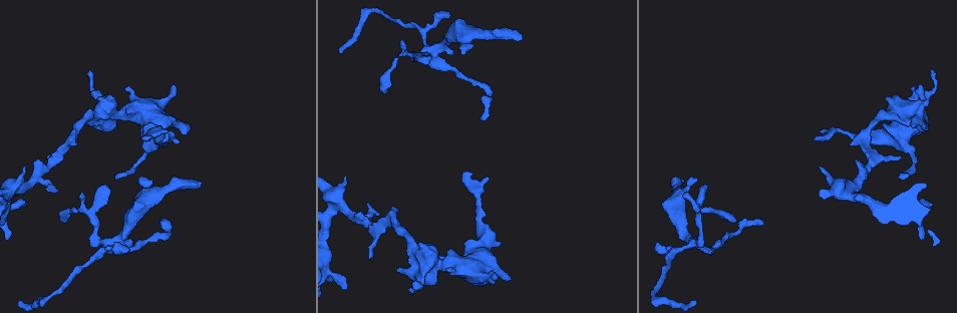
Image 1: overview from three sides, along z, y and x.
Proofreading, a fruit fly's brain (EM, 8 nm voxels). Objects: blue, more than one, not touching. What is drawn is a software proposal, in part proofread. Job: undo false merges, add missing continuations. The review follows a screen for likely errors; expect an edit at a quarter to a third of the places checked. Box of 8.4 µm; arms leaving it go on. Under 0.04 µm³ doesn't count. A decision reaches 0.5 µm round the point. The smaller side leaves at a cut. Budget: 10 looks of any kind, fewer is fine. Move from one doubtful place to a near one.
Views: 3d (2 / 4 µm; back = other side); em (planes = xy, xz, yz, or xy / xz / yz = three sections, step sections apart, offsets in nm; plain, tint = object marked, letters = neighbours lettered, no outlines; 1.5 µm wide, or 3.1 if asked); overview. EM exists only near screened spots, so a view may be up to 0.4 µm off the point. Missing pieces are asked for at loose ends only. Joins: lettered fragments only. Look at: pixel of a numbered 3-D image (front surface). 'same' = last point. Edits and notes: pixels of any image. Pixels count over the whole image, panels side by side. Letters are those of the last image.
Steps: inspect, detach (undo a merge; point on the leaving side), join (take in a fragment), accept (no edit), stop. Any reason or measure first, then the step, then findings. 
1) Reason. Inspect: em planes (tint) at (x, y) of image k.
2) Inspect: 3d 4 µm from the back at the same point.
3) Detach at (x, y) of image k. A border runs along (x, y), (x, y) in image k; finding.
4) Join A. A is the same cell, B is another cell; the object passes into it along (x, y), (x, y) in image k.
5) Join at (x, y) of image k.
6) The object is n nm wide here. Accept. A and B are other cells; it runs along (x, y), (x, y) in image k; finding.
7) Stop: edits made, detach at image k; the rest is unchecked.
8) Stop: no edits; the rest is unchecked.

An open end. Inspect: em planes (letters) at (398, 268) of image 1.

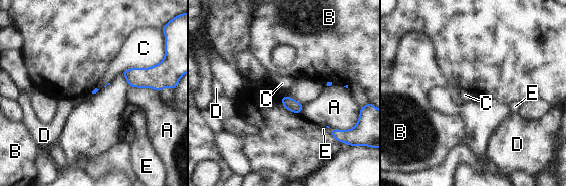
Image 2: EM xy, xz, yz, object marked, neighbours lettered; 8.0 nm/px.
Accept. A, B, C, D and E are other cells; a border runs along (155, 64), (127, 68), (121, 73) in image 2; no lettered fragment goes on from it.

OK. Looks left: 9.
Sharp bend. Inspect: em xz step 8 (tint) at (847, 191) of image 1.

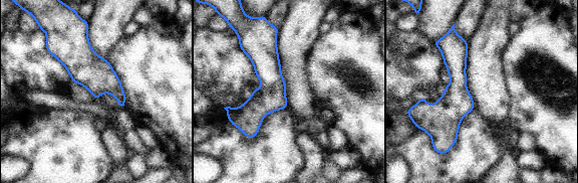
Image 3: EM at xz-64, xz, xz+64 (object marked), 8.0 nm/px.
Inspect: em planes (letters) at the same point.

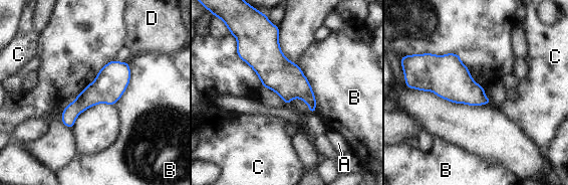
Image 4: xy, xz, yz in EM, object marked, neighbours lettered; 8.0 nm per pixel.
The object is 260 nm wide here; the longest contact is with B, 420 nm. Accept. A, B, C and D are other cells; continuous, no second cell.

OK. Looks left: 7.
An open end. Inspect: 3d 2 µm from the back at (346, 288) of image 1.

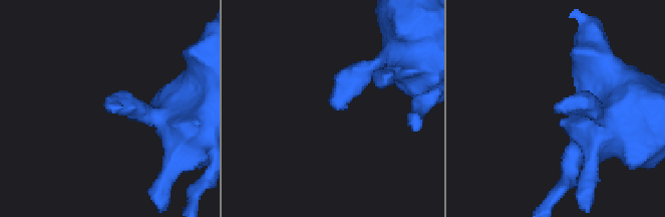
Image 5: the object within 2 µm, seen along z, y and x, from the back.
Shape alone is not enough. Inspect: em planes (letters) at (557, 102) of image 5.

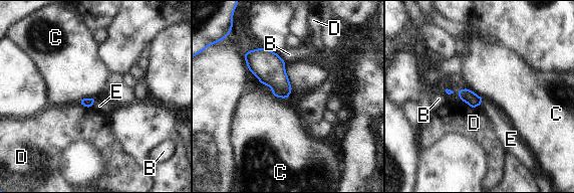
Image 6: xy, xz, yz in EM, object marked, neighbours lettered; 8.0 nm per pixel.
The longest contact is with C, 140 nm. Accept. B, C, D and E are other cells; a border runs along (94, 97), (78, 101) in image 6; no lettered fragment goes on from it.

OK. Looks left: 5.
Free end. Inspect: em planes (letters) at (681, 180) of image 1.

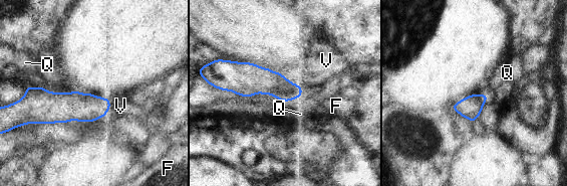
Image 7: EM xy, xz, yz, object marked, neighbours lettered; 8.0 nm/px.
The longest contact is with V, 150 nm. Join V. V is the same cell, F and Q are other cells; it goes on there.

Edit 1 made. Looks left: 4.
Stop: edits made, join at image 7; the rest is unchecked.

